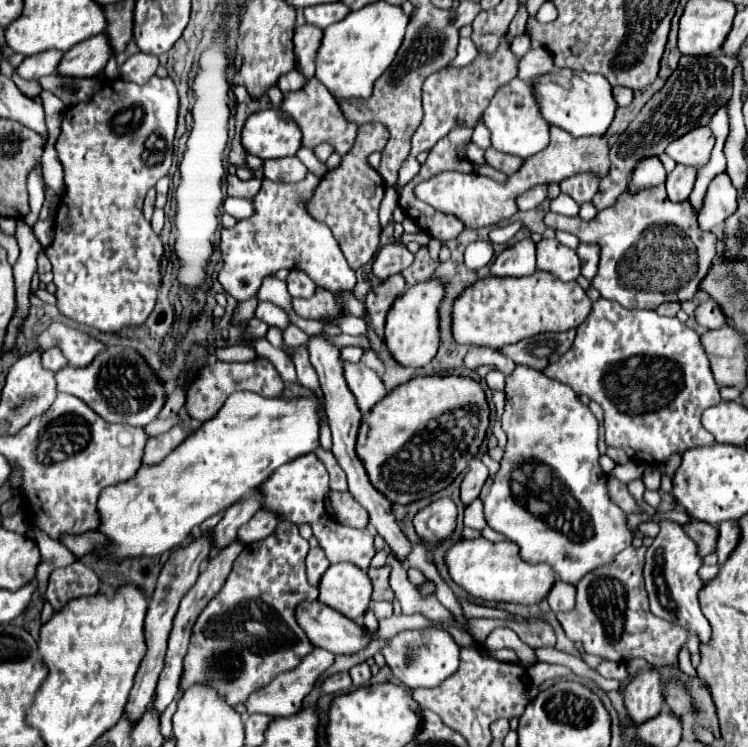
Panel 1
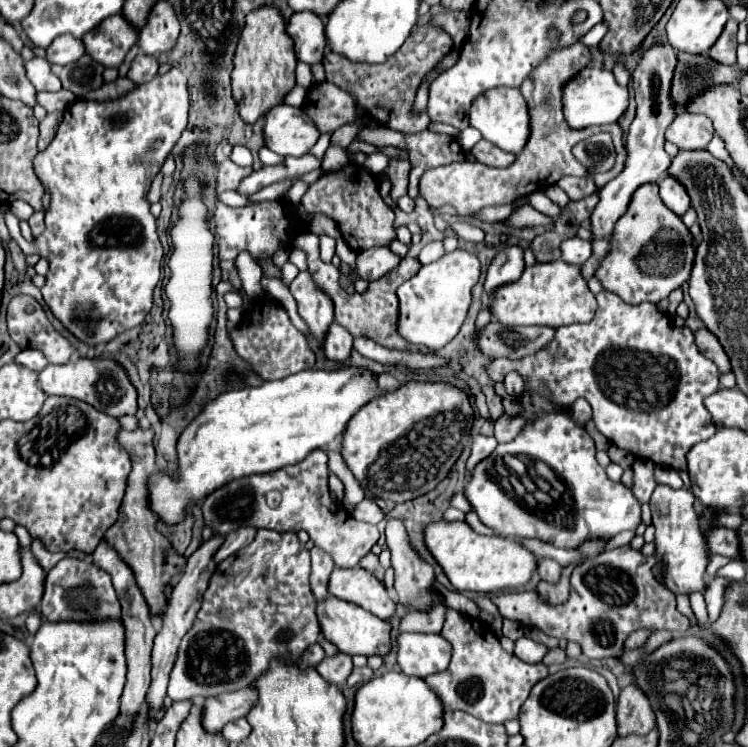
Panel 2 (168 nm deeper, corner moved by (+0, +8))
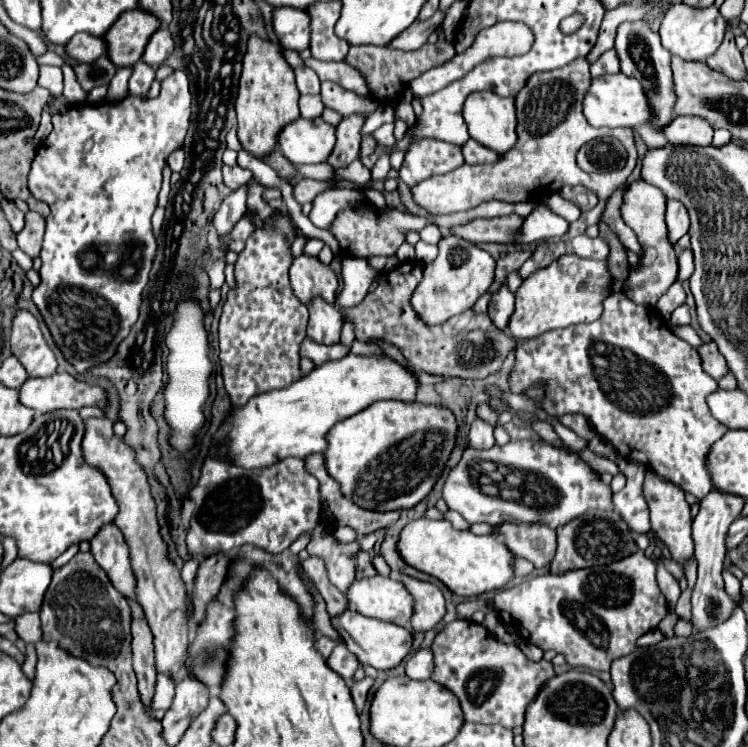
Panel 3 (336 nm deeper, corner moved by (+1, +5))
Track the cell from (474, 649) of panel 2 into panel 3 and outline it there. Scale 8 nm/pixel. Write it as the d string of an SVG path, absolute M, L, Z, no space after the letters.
M454 620L446 624L444 630L436 634L432 642L432 652L434 652L434 664L436 664L432 672L432 680L440 682L444 688L450 688L450 692L462 704L464 718L476 724L500 724L504 728L522 726L526 706L536 698L542 684L554 676L554 668L550 662L528 660L520 648L516 648L514 644L498 642L482 624L476 624L470 620Z

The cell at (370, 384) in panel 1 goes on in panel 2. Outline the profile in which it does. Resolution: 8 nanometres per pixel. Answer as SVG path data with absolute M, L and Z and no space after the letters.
M333 321L325 333L325 341L323 341L323 353L325 357L337 361L337 363L343 363L347 357L349 357L349 351L351 351L351 343L353 343L353 337L349 331L341 329L341 325L337 321Z

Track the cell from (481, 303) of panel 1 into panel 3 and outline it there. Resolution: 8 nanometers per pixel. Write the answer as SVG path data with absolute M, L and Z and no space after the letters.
M566 254L522 282L516 292L516 310L510 316L508 330L516 340L530 340L548 330L594 322L602 314L602 300L608 296L610 282L606 260L584 260Z

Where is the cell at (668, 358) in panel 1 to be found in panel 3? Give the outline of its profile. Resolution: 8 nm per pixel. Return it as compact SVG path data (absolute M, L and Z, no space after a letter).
M622 292L610 294L596 322L546 332L544 336L536 336L536 340L522 342L520 348L516 348L516 362L510 370L508 384L512 394L522 394L528 388L542 388L542 408L546 414L584 414L594 430L610 440L626 460L650 466L654 472L668 476L684 492L704 498L712 490L704 456L708 448L726 434L726 426L710 414L706 396L718 390L718 382L702 370L696 348L676 338L654 308L638 306Z

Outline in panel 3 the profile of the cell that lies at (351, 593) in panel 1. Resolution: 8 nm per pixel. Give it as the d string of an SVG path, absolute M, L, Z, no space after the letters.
M376 574L372 578L354 580L346 598L362 616L392 622L396 626L410 626L412 596L394 578Z

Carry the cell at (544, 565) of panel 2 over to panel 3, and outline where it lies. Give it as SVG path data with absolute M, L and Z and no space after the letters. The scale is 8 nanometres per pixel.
M502 524L498 526L510 552L526 558L534 568L544 568L552 562L556 552L556 532L542 524Z

